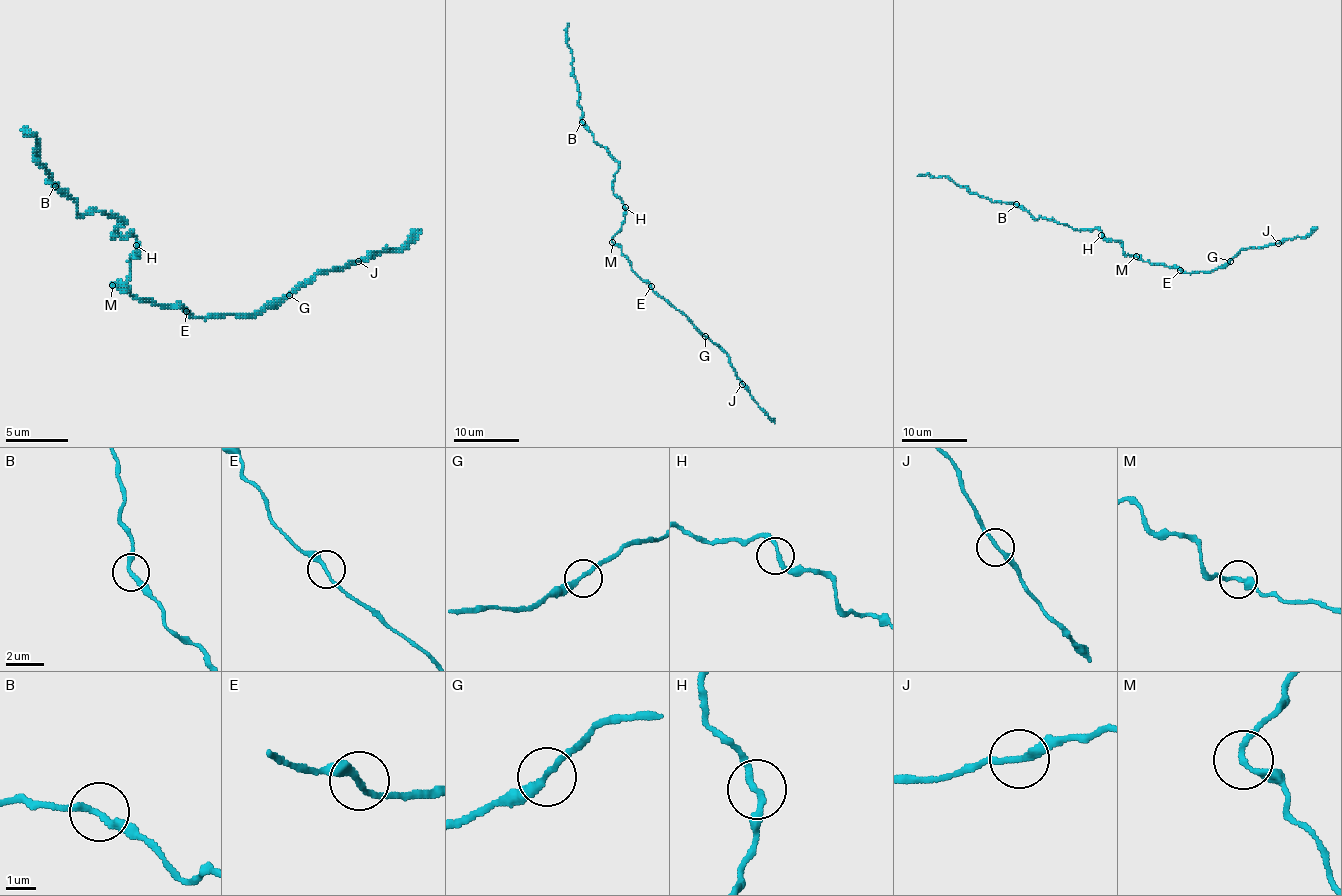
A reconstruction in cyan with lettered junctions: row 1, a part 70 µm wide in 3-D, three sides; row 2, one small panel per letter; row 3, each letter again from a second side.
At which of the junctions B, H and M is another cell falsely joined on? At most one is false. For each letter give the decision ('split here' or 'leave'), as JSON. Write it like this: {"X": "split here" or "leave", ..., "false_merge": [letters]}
{"B": "leave", "H": "leave", "M": "leave", "false_merge": []}

